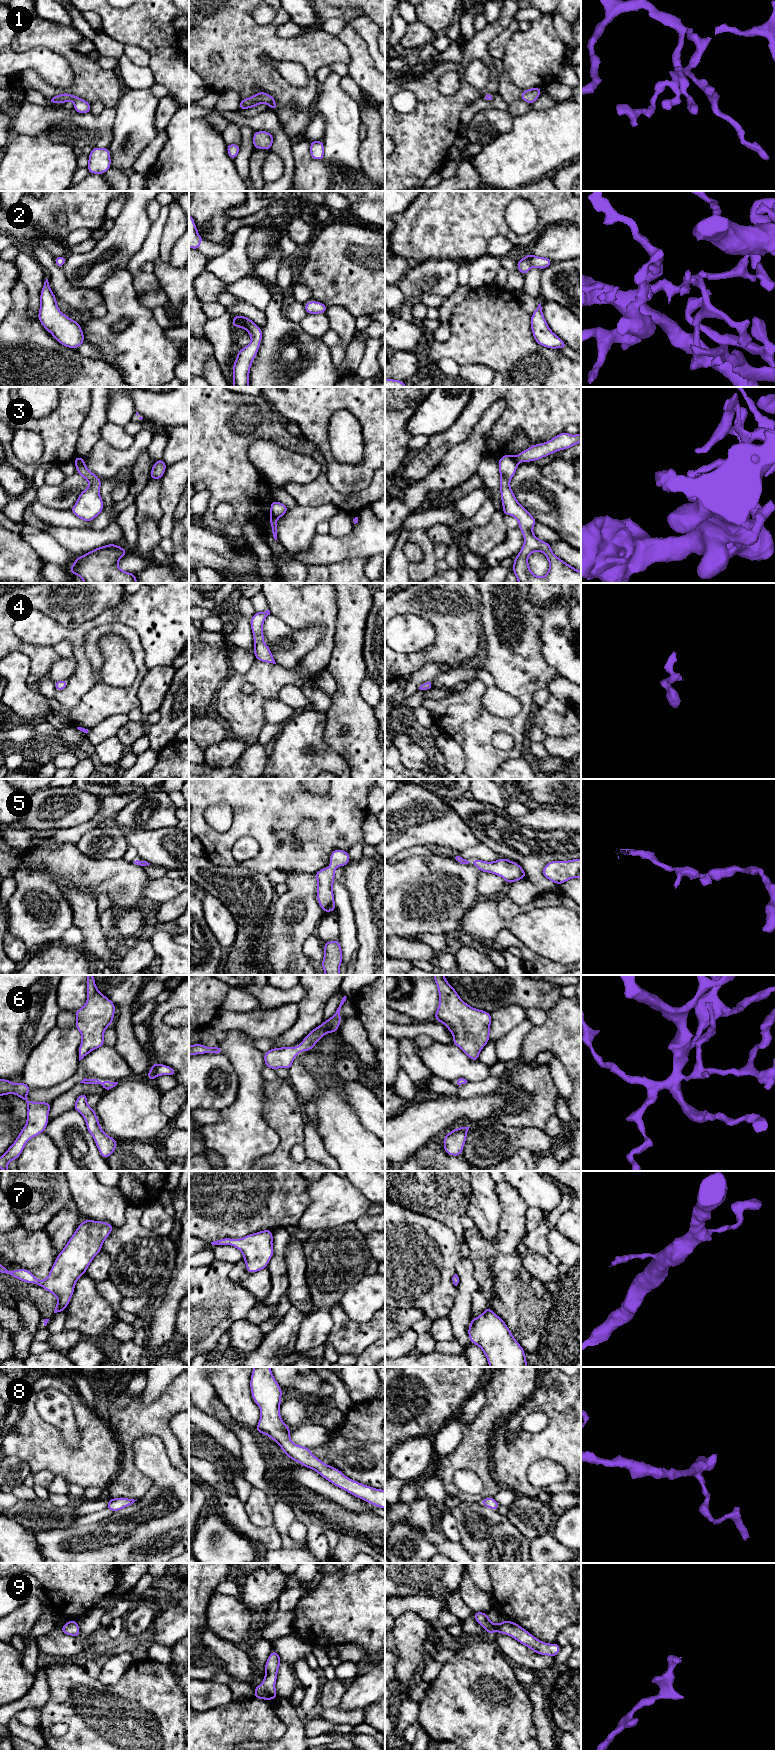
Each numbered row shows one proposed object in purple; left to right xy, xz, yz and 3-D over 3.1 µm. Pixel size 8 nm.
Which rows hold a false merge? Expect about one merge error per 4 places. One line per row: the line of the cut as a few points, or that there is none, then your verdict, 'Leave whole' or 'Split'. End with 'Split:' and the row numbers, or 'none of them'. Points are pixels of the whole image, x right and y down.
1: No split. Leave whole
2: No split. Leave whole
3: Split along xz (270, 516), (276, 519). Split
4: No split. Leave whole
5: No split. Leave whole
6: No split. Leave whole
7: No split. Leave whole
8: No split. Leave whole
9: No split. Leave whole
Split: 3

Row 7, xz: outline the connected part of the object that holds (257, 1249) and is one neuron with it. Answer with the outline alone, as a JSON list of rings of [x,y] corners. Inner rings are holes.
[[[263,1230],[249,1234],[240,1239],[222,1238],[211,1242],[214,1245],[232,1245],[243,1254],[246,1263],[246,1270],[249,1273],[256,1273],[265,1269],[273,1256],[272,1230]]]

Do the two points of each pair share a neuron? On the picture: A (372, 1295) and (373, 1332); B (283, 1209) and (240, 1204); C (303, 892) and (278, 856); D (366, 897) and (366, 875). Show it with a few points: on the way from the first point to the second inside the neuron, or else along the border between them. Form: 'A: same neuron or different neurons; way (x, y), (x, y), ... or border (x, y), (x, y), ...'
A: different neurons; border (374, 1314), (369, 1320), (362, 1323), (350, 1320)
B: same neuron; way (272, 1209), (267, 1209), (262, 1204), (251, 1204)
C: different neurons; border (286, 871), (307, 871), (311, 873)
D: same neuron; way (366, 892), (366, 880)

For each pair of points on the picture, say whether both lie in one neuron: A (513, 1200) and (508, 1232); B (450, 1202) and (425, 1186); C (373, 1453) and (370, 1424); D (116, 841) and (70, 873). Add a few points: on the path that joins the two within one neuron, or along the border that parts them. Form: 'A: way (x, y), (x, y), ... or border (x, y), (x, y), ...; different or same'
A: way (513, 1208), (512, 1224); same
B: way (444, 1197), (431, 1187); same
C: border (349, 1438), (355, 1441), (374, 1443); different
D: border (74, 844), (82, 853), (91, 858), (115, 858); different

